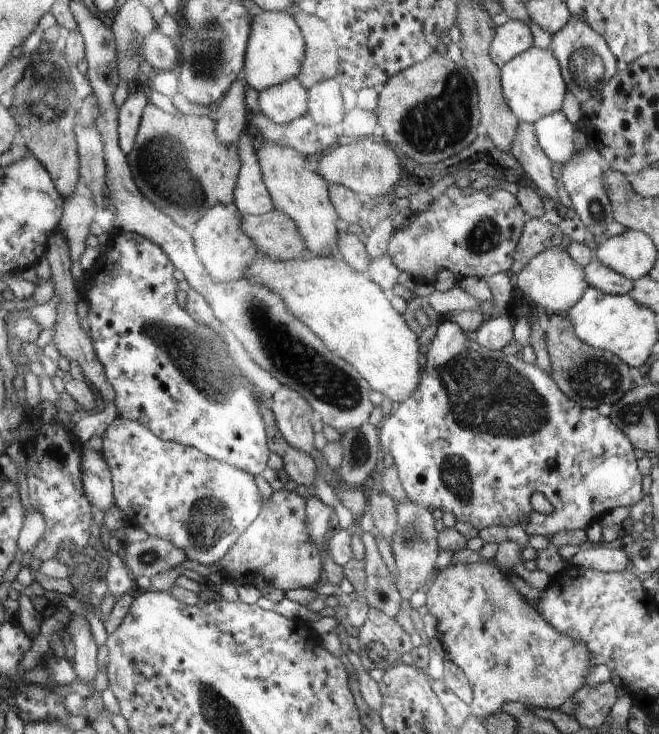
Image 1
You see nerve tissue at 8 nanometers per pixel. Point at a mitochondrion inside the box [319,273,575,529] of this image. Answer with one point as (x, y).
(489, 394)

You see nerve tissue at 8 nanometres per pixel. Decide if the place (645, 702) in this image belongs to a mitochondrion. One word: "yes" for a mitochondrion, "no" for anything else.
no

